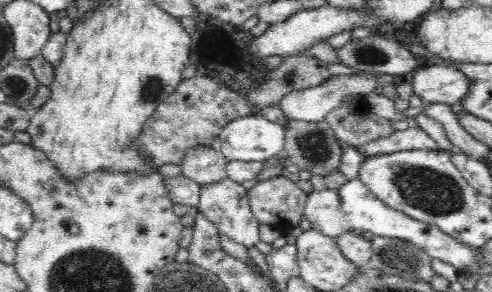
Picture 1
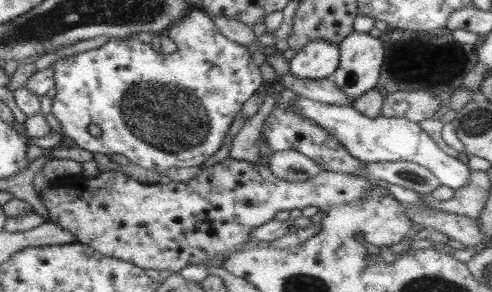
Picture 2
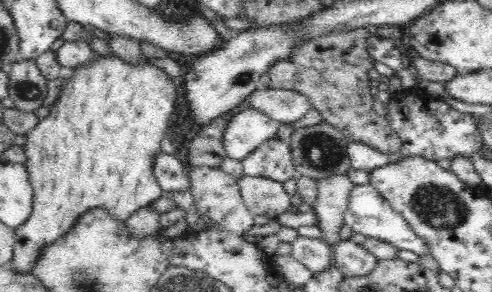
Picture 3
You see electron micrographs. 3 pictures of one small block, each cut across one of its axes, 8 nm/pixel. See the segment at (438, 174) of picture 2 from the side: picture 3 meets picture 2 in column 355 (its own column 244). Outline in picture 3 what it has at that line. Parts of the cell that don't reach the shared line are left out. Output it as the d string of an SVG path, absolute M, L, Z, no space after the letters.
M246 108L244 112L232 116L232 120L228 120L222 140L228 158L238 162L248 160L248 156L252 156L256 150L268 144L268 140L278 138L276 132L280 126L282 124L278 120L254 108Z

